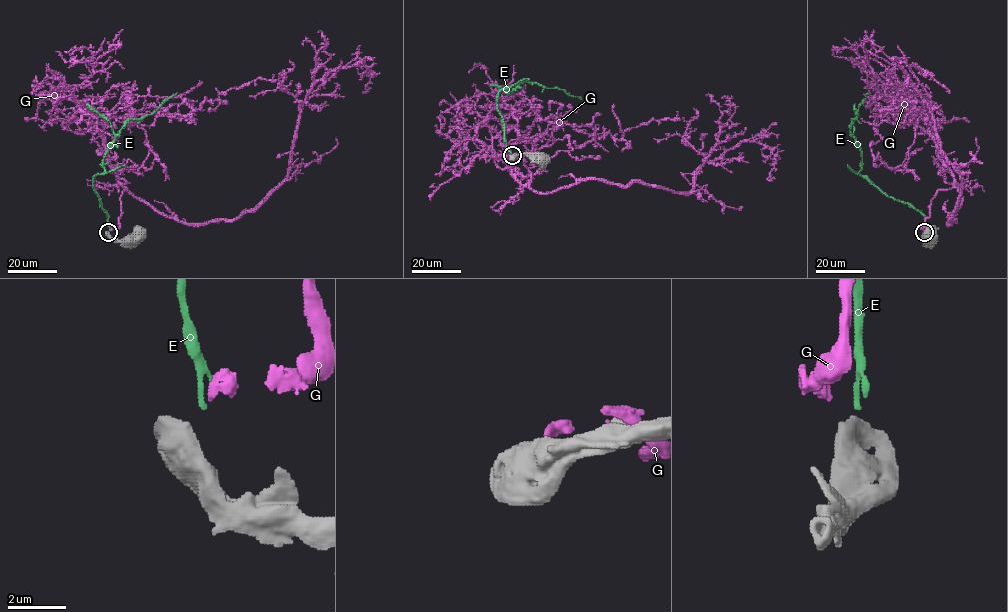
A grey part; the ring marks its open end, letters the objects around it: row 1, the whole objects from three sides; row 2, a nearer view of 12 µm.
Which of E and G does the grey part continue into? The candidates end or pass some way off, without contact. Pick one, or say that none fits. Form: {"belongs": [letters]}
{"belongs": ["G"]}

